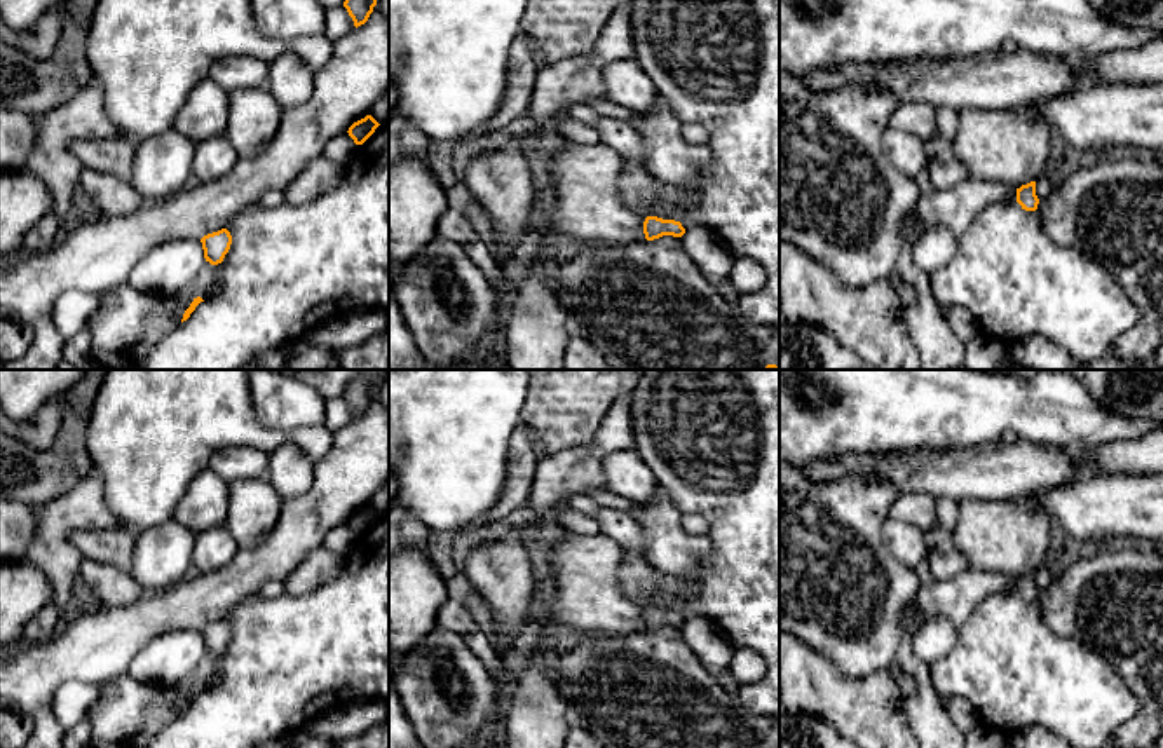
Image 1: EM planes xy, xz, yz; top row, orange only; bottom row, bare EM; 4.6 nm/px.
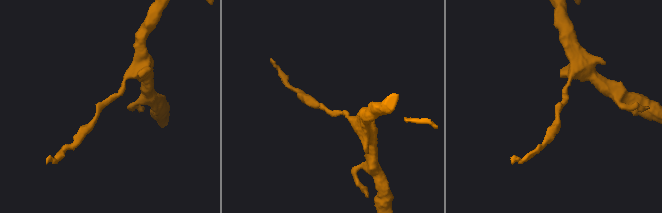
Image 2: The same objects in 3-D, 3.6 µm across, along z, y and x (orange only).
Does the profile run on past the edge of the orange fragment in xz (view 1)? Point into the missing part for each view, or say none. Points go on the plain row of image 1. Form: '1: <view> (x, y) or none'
1: none

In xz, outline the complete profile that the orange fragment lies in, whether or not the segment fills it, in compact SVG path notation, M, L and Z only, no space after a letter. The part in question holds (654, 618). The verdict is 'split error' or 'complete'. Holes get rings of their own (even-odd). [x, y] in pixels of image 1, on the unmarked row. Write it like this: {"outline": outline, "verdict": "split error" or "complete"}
{"outline": "M647 607L643 612L643 624L647 631L654 631L663 626L682 628L685 624L685 619L682 617L680 612L675 612L675 610Z", "verdict": "complete"}

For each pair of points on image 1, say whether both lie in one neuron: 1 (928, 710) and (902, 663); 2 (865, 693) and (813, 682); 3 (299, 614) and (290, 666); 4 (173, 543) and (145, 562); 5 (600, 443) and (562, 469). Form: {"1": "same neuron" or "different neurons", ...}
{"1": "same neuron", "2": "same neuron", "3": "same neuron", "4": "same neuron", "5": "same neuron"}

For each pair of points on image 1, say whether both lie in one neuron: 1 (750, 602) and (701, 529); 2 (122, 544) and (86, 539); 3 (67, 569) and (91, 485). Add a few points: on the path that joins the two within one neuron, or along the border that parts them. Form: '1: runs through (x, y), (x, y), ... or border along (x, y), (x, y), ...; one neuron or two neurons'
1: border along (684, 511), (701, 515), (708, 523), (708, 534); two neurons
2: runs through (114, 544), (95, 544); one neuron
3: runs through (61, 548), (61, 523), (79, 506); one neuron

